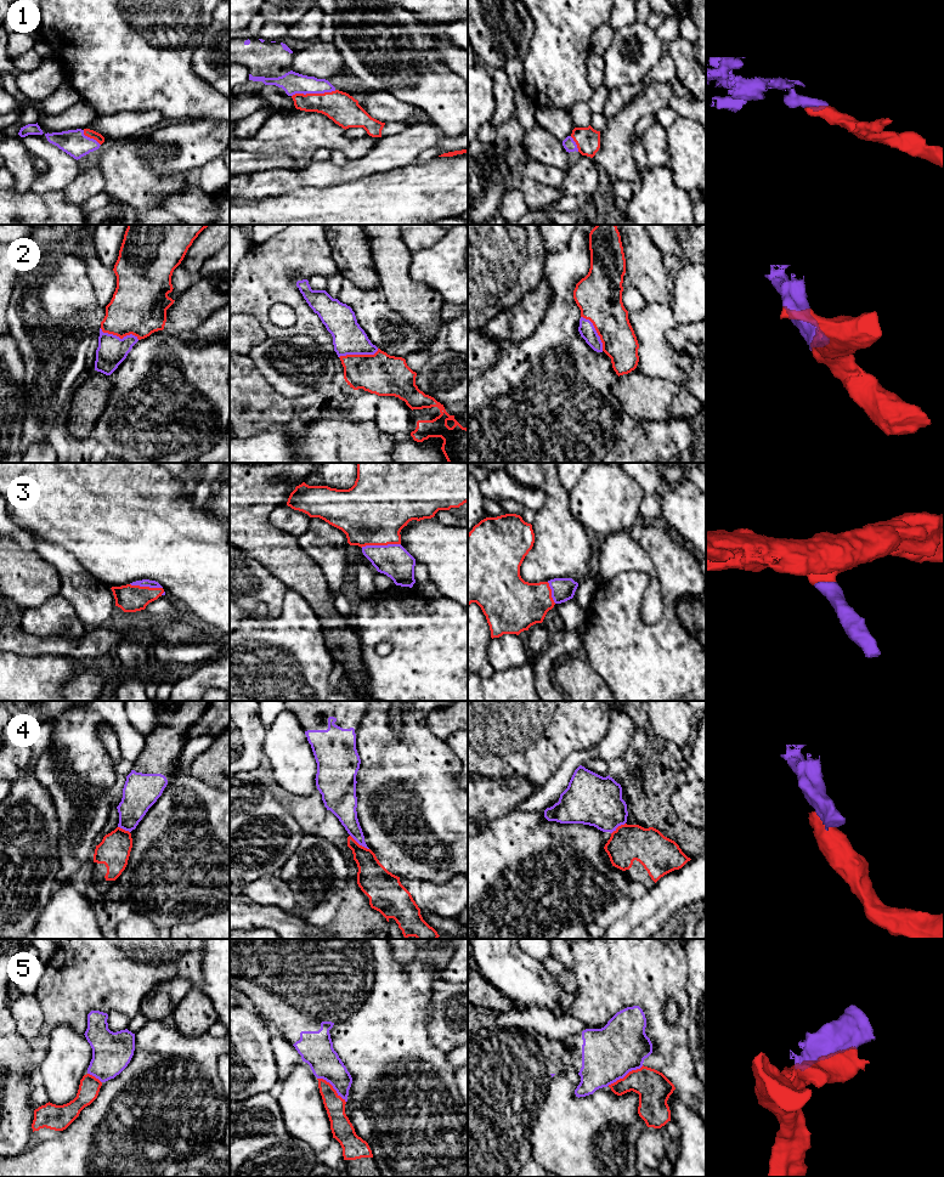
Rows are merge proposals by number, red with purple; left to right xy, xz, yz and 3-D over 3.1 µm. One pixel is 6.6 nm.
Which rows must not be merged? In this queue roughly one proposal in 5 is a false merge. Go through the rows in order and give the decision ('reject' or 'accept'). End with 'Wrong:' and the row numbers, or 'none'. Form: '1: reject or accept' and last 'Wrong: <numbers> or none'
1: accept
2: accept
3: accept
4: reject
5: reject
Wrong: 4, 5

